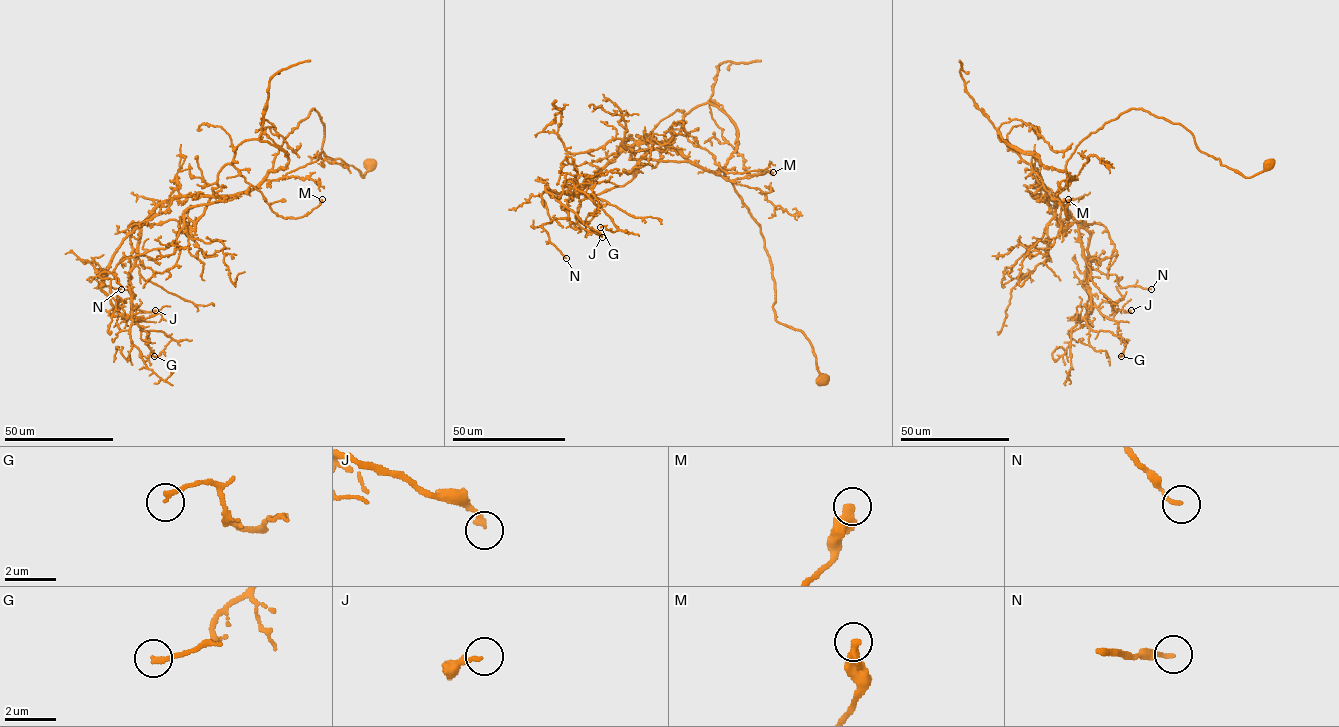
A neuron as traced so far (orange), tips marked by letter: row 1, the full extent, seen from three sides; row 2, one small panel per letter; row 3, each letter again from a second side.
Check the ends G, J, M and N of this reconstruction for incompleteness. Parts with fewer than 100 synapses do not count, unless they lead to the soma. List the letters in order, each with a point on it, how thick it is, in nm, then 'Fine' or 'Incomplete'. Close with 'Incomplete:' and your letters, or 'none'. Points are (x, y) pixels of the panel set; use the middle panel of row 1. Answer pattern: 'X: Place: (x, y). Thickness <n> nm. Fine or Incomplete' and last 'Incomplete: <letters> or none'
G: Place: (600, 227). Thickness 200 nm. Fine
J: Place: (602, 237). Thickness 180 nm. Fine
M: Place: (773, 172). Thickness 440 nm. Fine
N: Place: (566, 258). Thickness 140 nm. Fine
Incomplete: none

